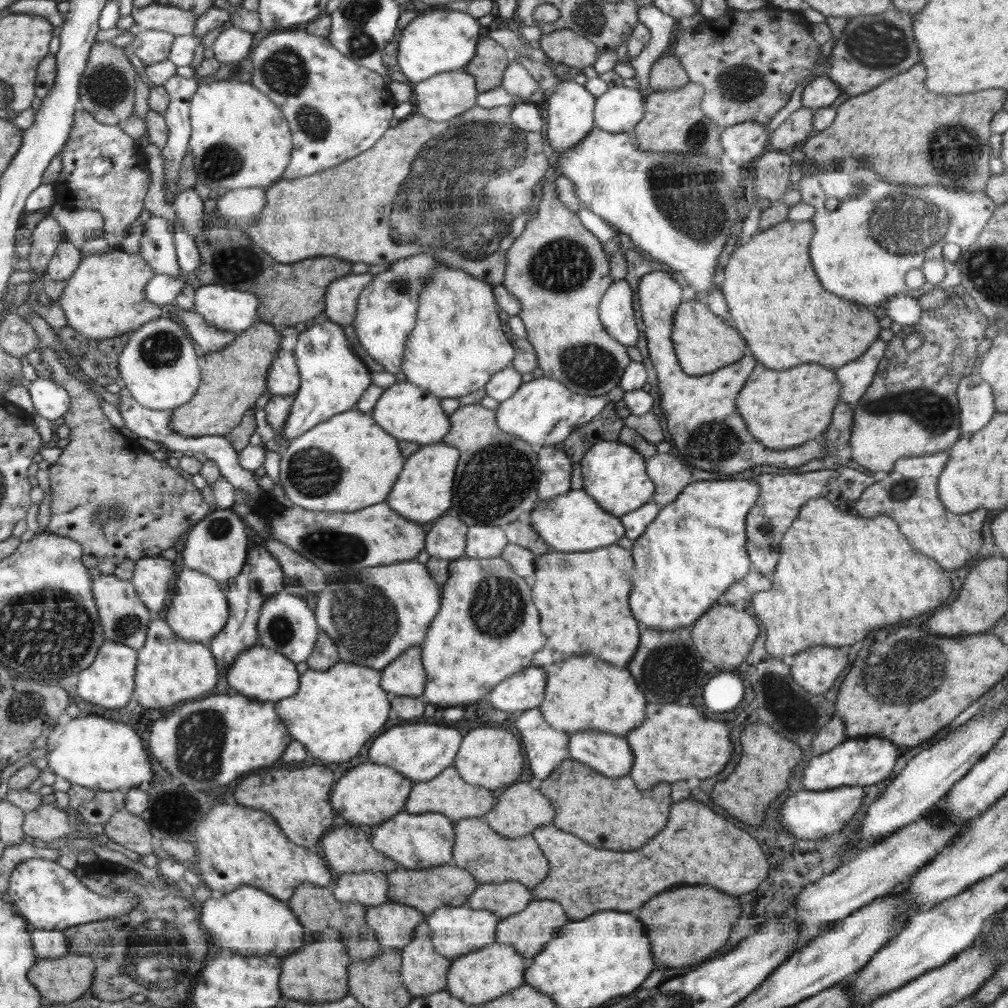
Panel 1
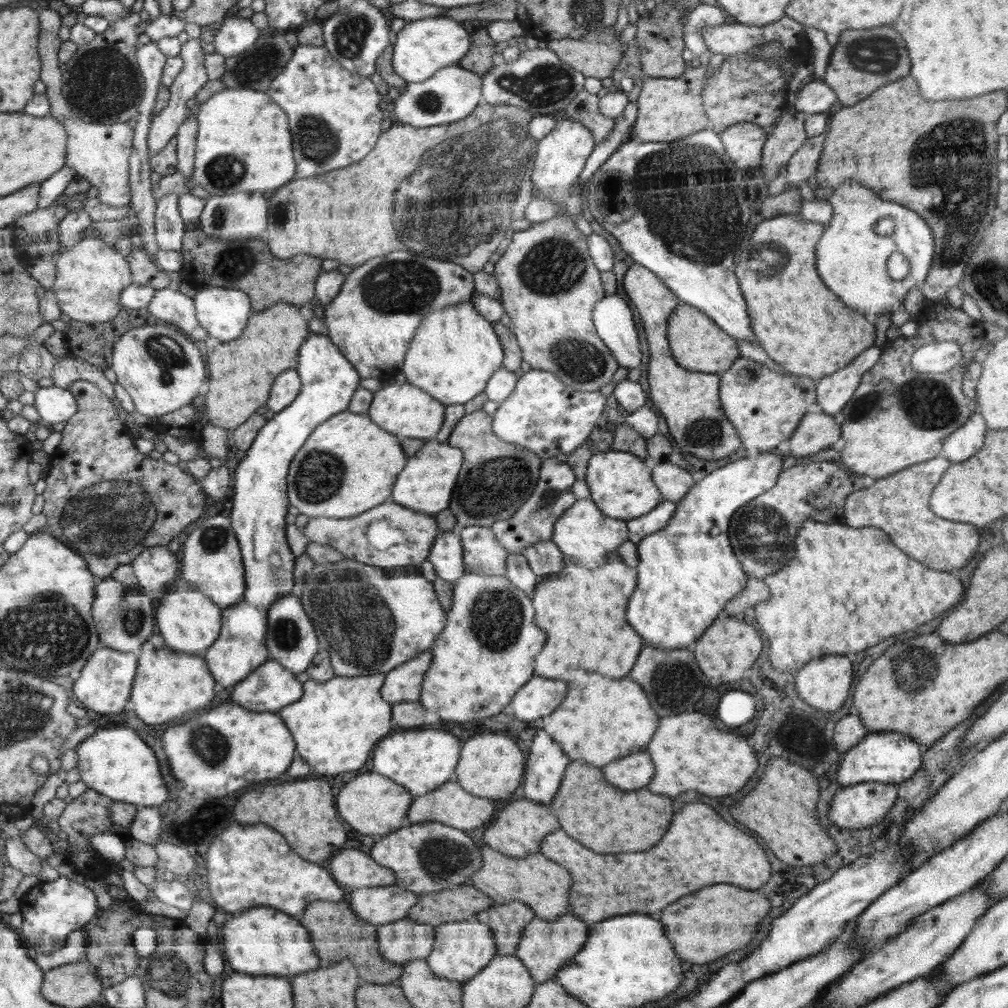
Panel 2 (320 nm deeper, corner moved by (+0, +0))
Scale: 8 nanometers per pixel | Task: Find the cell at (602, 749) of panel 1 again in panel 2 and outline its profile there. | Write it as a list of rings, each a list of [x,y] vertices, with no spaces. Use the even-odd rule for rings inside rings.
[[[639,751],[638,754],[606,764],[602,772],[614,786],[624,790],[638,790],[650,782],[650,776],[654,776],[654,766],[650,766],[650,756],[645,751]]]

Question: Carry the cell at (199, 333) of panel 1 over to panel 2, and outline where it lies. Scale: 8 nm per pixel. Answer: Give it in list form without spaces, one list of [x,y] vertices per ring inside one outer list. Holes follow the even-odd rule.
[[[169,286],[160,290],[155,289],[154,296],[146,307],[160,322],[175,324],[196,342],[204,343],[209,337],[209,333],[198,322],[196,302],[178,289]]]

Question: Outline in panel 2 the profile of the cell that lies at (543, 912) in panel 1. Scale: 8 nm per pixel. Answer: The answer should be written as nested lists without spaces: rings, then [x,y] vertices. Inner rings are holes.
[[[568,912],[554,922],[546,922],[535,916],[523,930],[523,937],[520,939],[518,947],[516,947],[514,956],[528,969],[535,984],[540,985],[547,981],[554,981],[554,975],[556,975],[558,969],[566,961],[570,961],[572,956],[578,954],[584,947],[589,935],[588,928],[590,926],[586,926],[582,919],[572,916]]]

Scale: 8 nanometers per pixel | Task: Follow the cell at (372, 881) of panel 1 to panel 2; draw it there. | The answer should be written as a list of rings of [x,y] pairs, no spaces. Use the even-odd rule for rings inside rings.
[[[396,884],[356,888],[350,896],[351,909],[366,922],[380,927],[402,918],[419,901],[419,895]]]

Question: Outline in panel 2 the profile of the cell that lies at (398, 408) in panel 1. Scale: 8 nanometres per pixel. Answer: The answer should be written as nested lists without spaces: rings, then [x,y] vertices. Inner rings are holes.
[[[385,384],[374,393],[370,408],[366,414],[380,428],[402,438],[420,438],[430,440],[444,422],[444,404],[434,400],[428,392],[414,388],[412,384]]]

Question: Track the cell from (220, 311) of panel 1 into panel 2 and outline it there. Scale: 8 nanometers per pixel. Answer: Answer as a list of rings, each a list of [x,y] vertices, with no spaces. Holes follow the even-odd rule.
[[[237,288],[199,289],[193,300],[199,324],[221,343],[236,340],[253,311],[248,293]]]

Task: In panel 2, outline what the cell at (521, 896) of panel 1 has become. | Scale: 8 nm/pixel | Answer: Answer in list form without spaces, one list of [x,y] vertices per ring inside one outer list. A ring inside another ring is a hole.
[[[513,900],[506,904],[497,904],[488,910],[479,912],[478,922],[487,924],[493,932],[497,956],[513,956],[516,953],[523,930],[535,917],[535,912],[523,902]]]

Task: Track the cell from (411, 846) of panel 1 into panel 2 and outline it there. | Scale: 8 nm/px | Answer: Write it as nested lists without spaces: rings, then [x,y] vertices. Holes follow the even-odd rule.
[[[438,822],[405,823],[390,834],[376,838],[368,854],[374,862],[394,871],[395,884],[414,894],[430,894],[469,884],[482,866],[480,848],[465,831]]]

